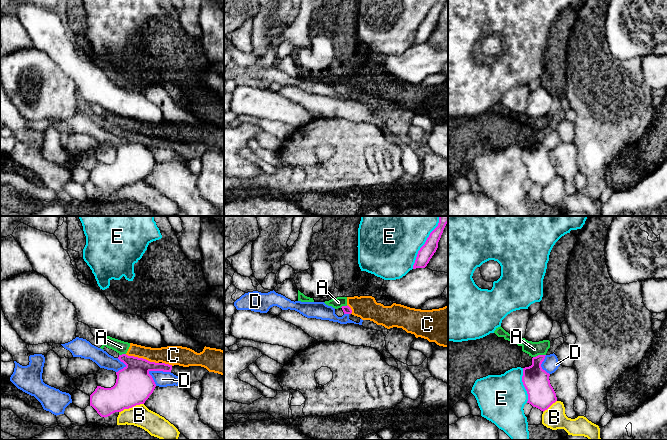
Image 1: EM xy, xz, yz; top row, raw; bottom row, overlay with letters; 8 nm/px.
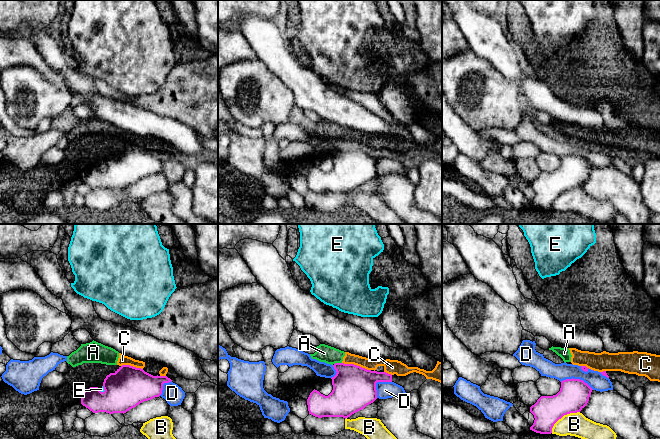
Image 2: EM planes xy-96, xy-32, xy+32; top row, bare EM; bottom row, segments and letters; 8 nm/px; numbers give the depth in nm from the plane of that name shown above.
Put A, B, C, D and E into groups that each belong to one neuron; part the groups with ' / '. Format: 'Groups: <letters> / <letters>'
Groups: A C / B / D / E

